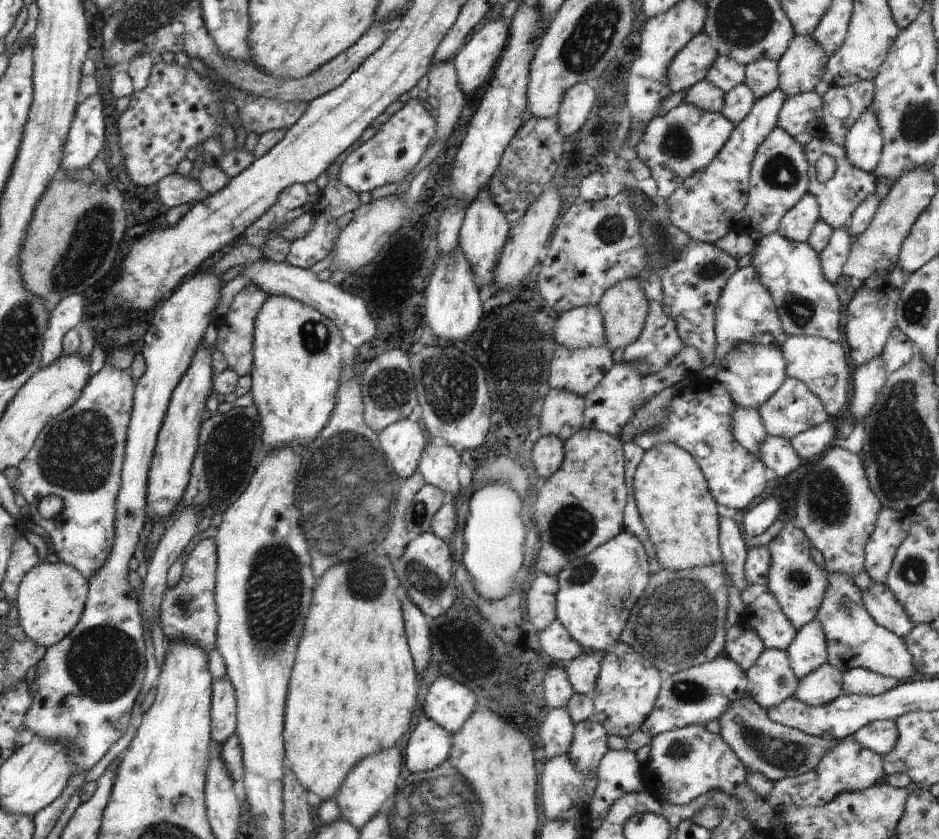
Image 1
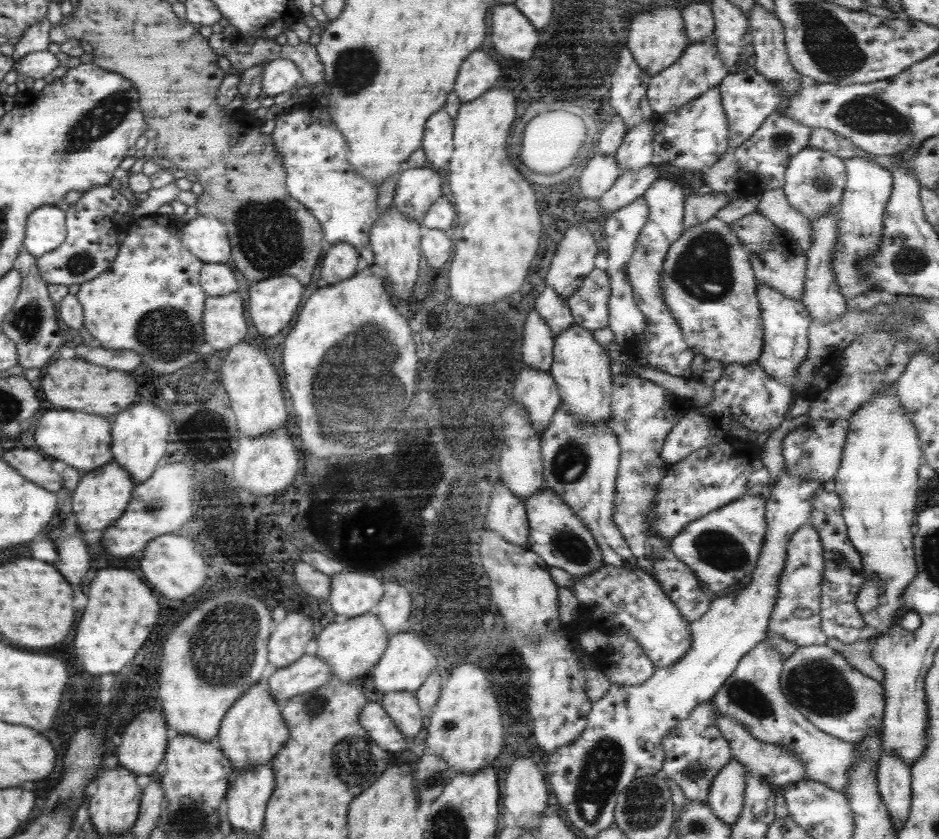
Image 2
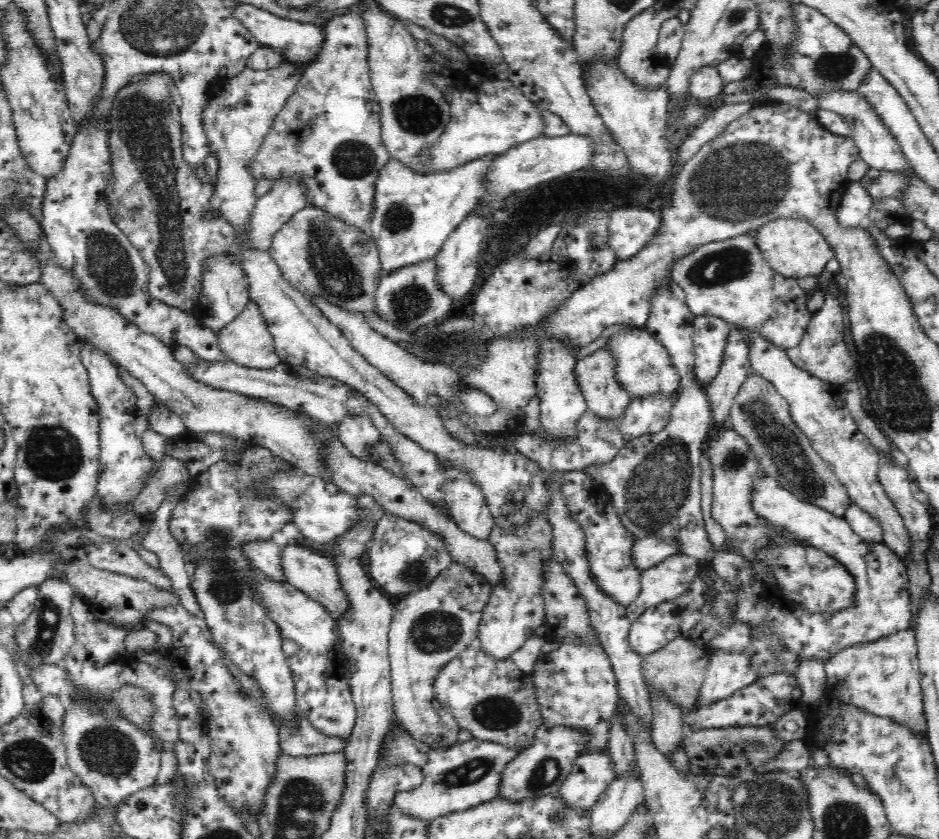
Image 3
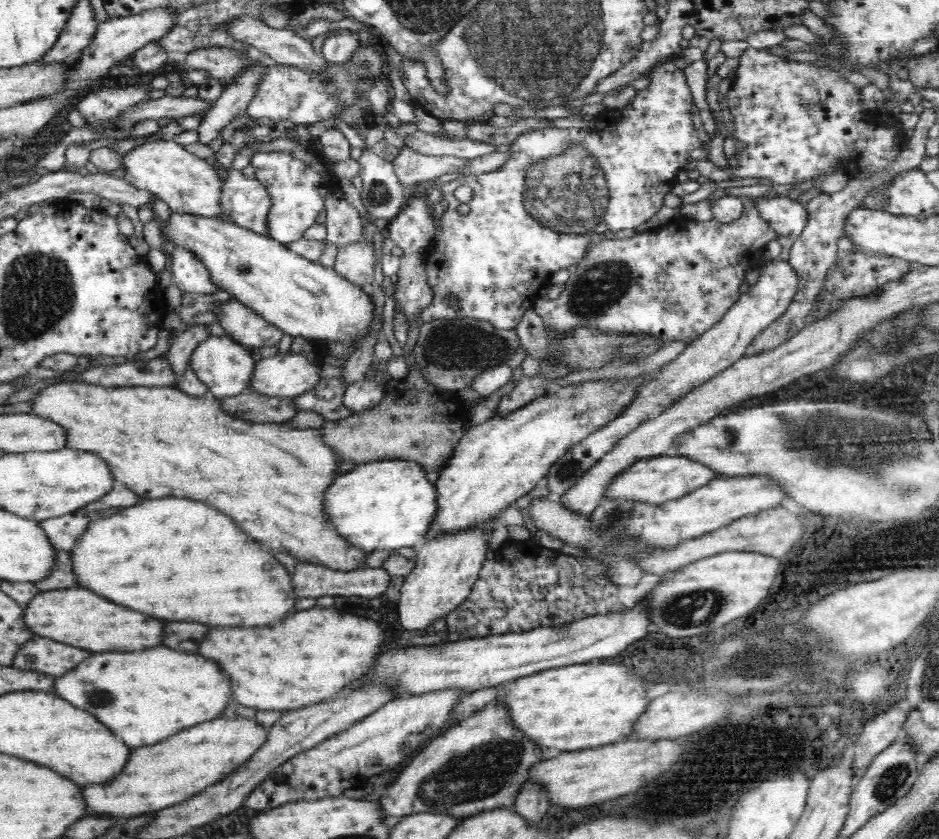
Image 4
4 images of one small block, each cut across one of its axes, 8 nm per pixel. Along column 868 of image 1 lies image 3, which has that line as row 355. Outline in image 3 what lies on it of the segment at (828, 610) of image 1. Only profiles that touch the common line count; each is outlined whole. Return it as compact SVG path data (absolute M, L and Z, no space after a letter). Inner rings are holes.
M632 327L630 332L614 335L607 346L617 358L616 380L628 391L630 397L644 397L655 393L676 395L680 388L681 376L674 366L668 349L644 327Z

